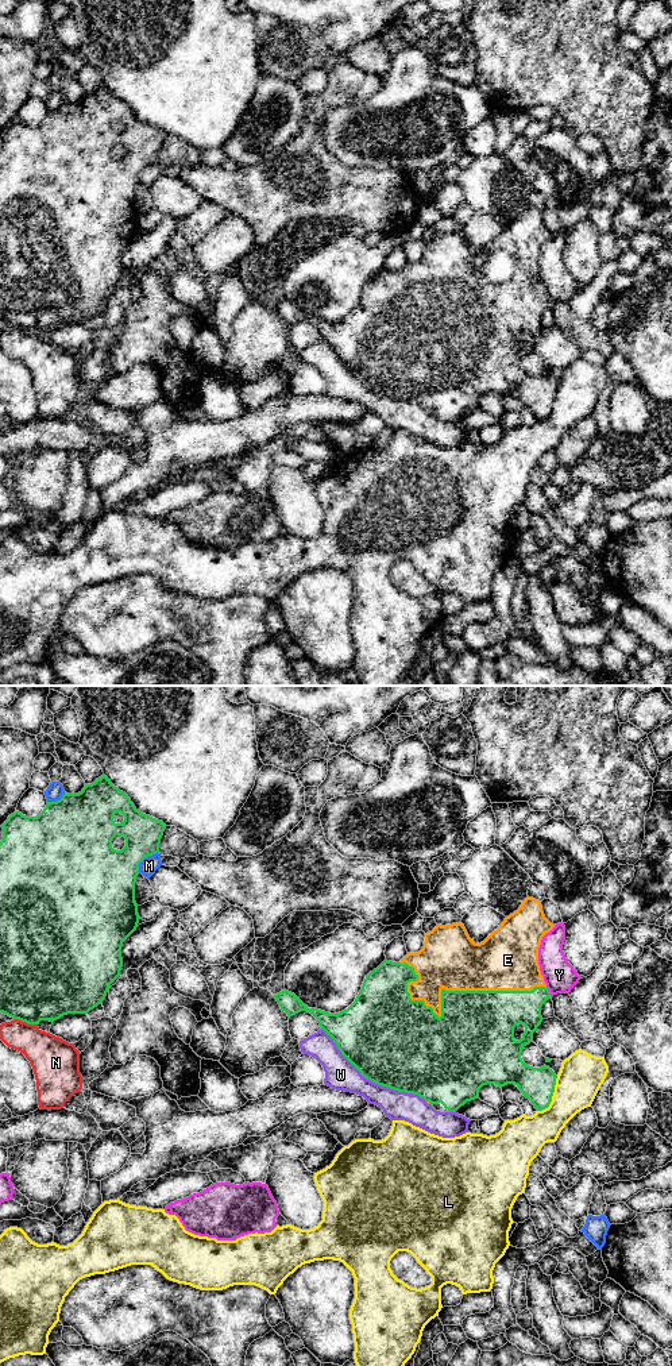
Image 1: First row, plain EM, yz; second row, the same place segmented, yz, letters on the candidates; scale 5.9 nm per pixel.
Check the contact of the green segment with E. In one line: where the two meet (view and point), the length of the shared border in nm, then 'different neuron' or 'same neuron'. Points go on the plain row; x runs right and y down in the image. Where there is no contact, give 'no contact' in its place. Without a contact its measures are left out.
meets green in yz at (441, 298); contact 900 nm long; same neuron

